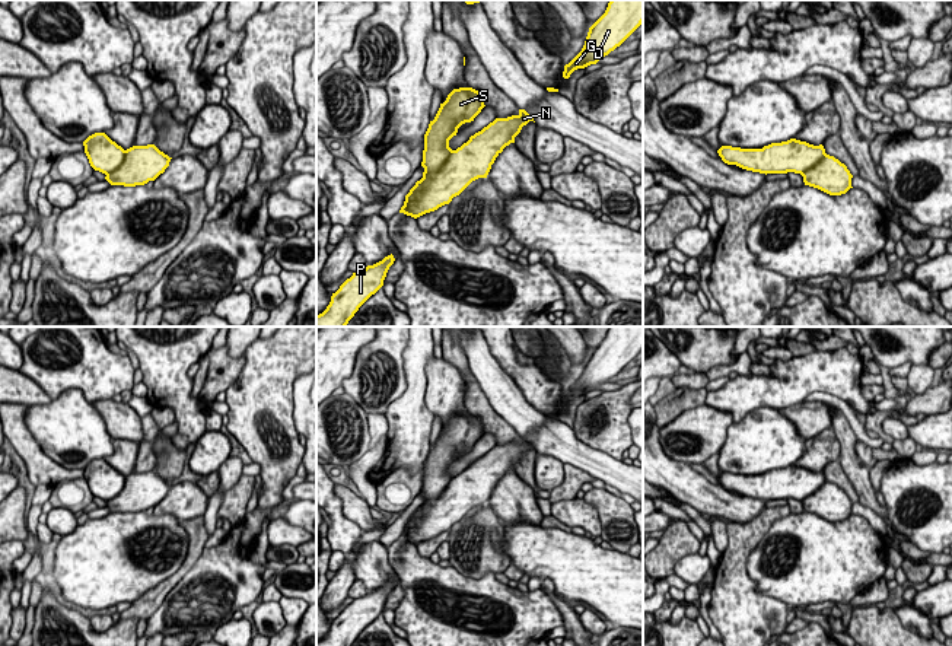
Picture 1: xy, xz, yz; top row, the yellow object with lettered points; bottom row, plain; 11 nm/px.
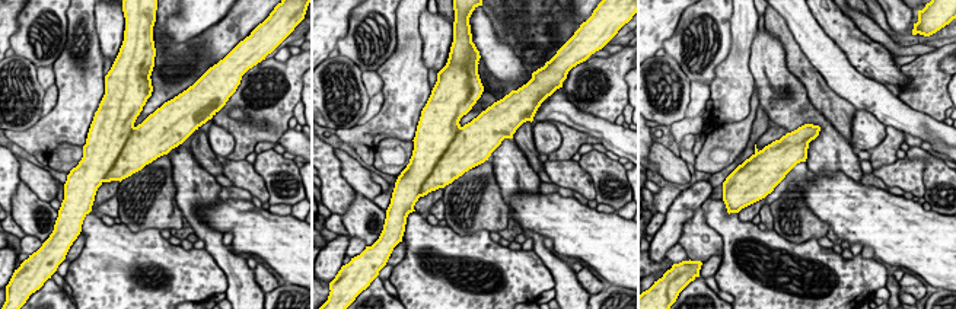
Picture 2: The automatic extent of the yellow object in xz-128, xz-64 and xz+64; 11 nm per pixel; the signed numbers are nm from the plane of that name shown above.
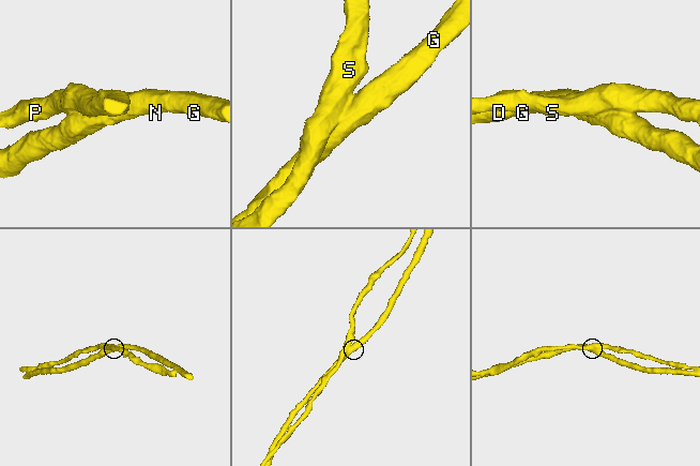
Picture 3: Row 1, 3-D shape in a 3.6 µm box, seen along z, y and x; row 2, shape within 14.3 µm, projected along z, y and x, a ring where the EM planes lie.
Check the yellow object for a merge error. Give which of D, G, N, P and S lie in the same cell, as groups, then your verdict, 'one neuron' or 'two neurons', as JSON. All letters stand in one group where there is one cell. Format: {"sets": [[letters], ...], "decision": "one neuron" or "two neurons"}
{"sets": [["D", "G", "N", "P", "S"]], "decision": "one neuron"}

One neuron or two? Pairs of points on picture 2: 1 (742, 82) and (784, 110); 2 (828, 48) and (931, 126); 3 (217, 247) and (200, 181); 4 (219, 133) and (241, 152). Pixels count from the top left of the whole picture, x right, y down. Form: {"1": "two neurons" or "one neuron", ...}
{"1": "two neurons", "2": "one neuron", "3": "one neuron", "4": "two neurons"}

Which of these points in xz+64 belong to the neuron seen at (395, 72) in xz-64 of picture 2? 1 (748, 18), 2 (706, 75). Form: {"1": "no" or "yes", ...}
{"1": "yes", "2": "no"}

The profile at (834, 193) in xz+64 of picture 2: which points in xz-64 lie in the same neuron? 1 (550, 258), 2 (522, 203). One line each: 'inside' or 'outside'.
1: outside
2: inside

